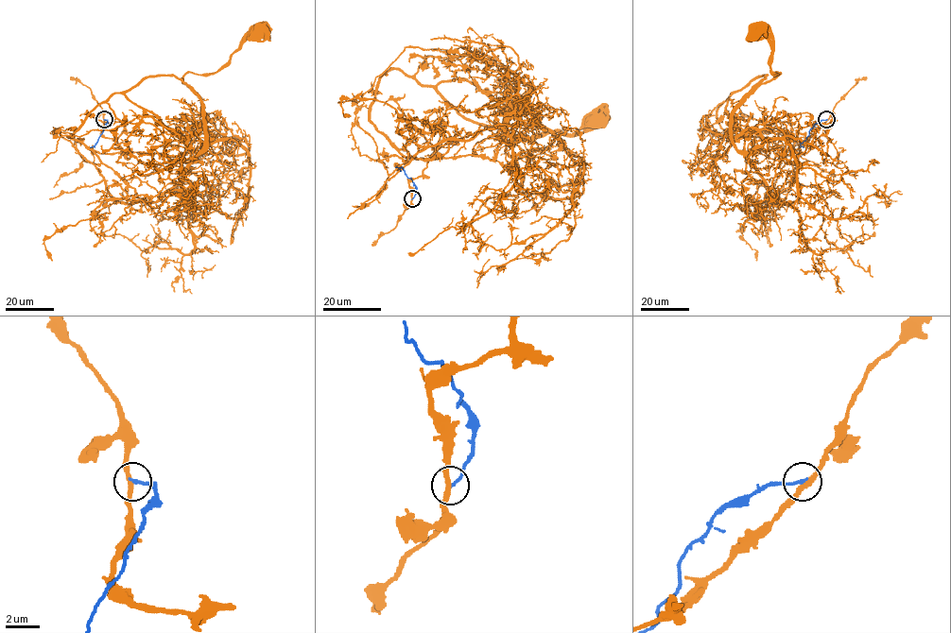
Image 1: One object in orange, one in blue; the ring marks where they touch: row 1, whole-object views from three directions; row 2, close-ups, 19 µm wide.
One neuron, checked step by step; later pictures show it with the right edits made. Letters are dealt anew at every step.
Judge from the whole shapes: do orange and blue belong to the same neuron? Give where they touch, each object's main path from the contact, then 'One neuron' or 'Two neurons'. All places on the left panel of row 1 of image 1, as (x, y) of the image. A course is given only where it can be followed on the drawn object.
Place: (104, 119). Course of orange: (104, 120), (126, 152), (203, 150), (204, 104), (182, 76), (216, 72), (261, 25). Course of blue: (104, 120), (107, 123), (96, 143), (90, 147). Two neurons

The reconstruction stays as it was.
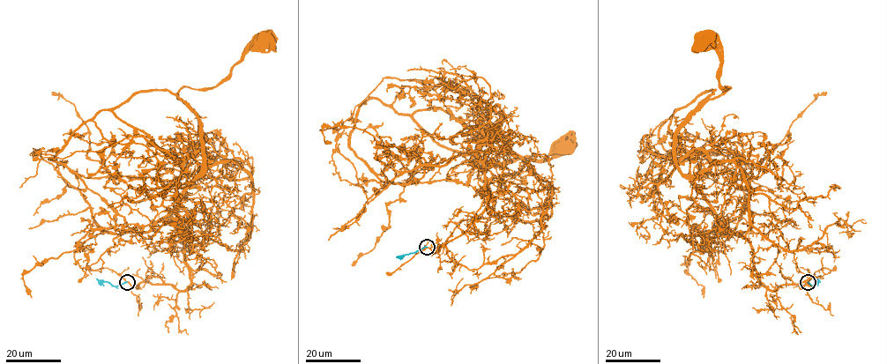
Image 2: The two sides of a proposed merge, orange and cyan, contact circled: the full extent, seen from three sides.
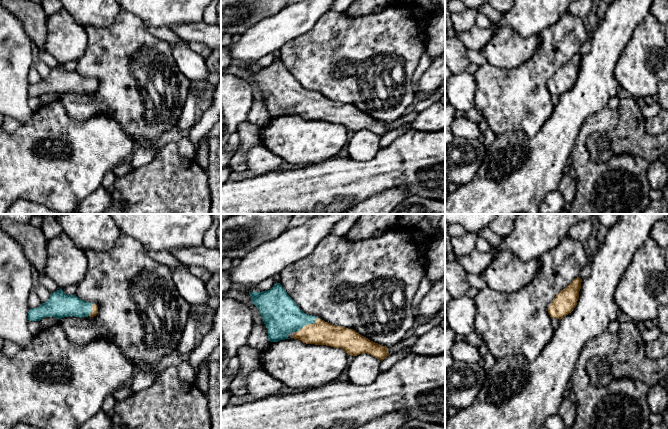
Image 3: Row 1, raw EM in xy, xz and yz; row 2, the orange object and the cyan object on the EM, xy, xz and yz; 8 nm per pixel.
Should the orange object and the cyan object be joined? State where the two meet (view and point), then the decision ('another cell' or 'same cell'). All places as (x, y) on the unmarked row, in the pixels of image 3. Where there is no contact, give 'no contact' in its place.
xz (305, 101) | same cell

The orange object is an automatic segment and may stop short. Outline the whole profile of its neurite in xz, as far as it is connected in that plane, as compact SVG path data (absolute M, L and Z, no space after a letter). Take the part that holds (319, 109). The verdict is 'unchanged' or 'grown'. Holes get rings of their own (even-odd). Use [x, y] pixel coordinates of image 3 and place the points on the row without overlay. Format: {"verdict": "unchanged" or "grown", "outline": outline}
{"verdict": "grown", "outline": "M280 59L270 66L249 70L266 101L270 118L290 115L288 110L292 109L292 114L306 120L341 124L352 132L367 129L383 137L390 131L388 123L370 117L353 105L305 90Z"}

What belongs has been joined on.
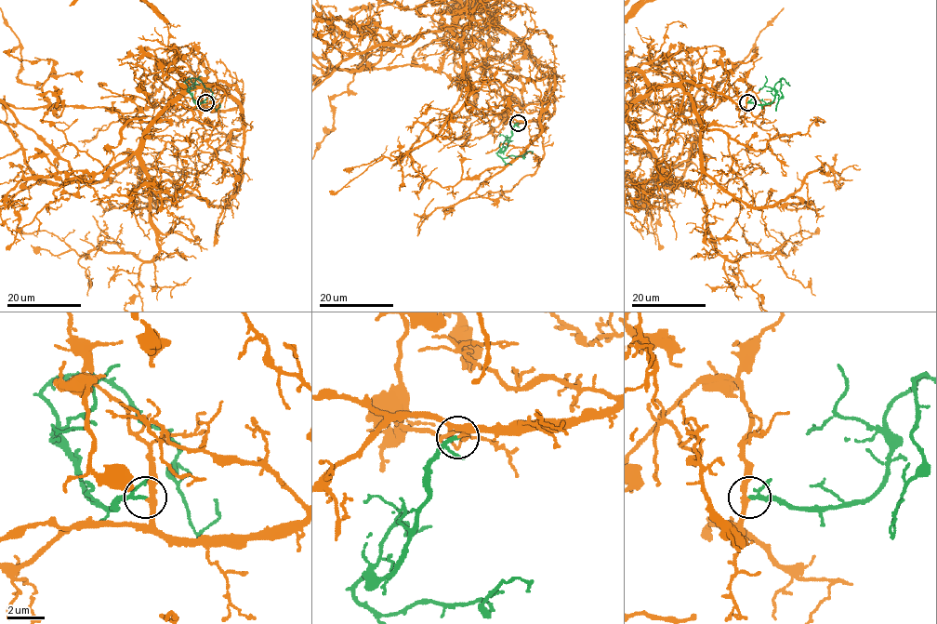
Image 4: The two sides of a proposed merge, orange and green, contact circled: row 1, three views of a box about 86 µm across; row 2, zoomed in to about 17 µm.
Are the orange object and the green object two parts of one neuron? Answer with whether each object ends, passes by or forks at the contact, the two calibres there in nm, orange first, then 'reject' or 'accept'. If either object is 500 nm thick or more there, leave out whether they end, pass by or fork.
orange passes by; green forks; calibres 280 and 120 nm; accept

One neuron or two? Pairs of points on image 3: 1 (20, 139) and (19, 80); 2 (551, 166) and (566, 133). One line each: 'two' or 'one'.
1: two
2: one

